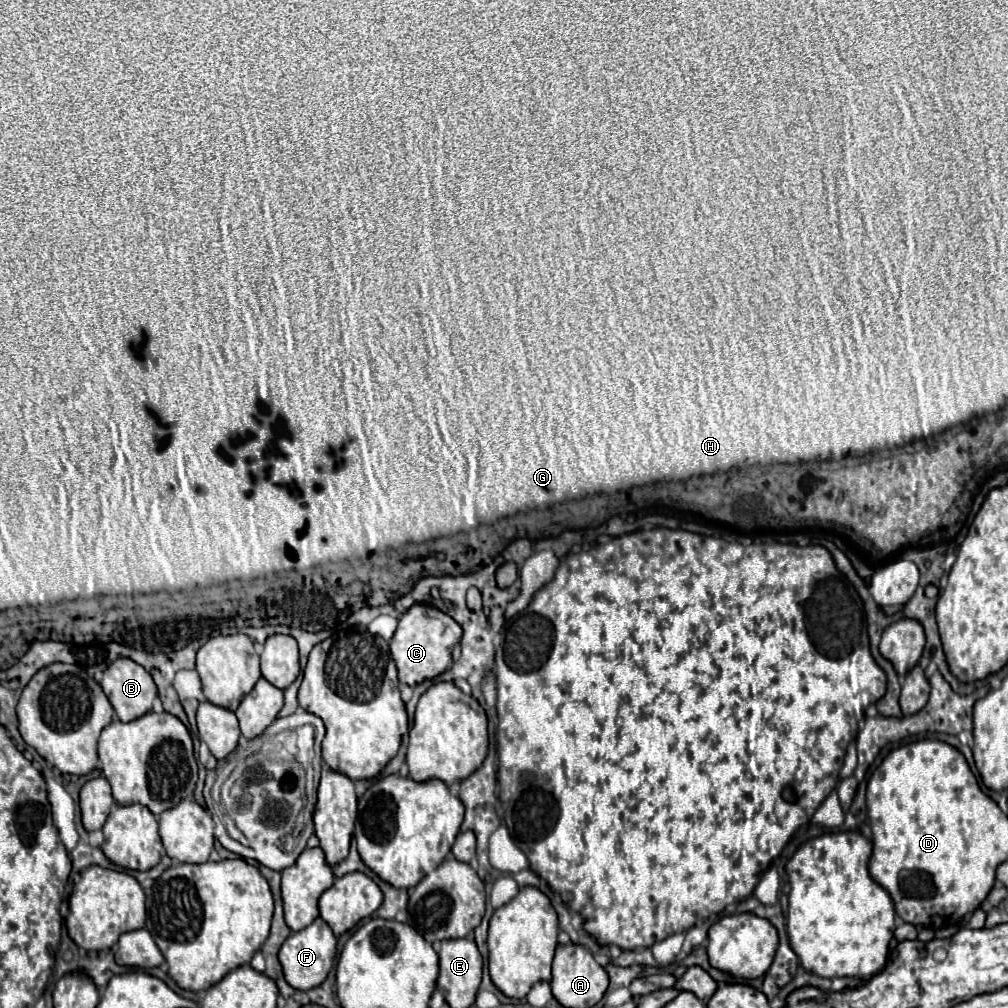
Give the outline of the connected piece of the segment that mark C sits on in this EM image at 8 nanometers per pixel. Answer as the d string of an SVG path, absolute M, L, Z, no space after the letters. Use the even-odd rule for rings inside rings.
M415 602L409 610L405 610L399 618L399 626L389 642L391 656L399 670L399 682L415 686L427 678L435 678L443 674L451 666L451 652L453 646L461 640L461 628L459 624L441 612L435 606L429 606L425 602Z

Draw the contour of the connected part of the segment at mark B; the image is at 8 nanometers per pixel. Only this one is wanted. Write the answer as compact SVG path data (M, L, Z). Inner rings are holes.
M131 658L113 660L103 672L101 688L123 722L147 714L157 696L151 674Z

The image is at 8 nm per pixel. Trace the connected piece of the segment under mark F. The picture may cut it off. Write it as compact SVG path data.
M315 918L307 928L293 932L281 946L279 950L279 962L283 966L285 972L285 980L297 988L297 990L311 990L315 986L319 986L335 960L337 954L337 936L333 934L333 930L329 928L329 924L323 918Z

